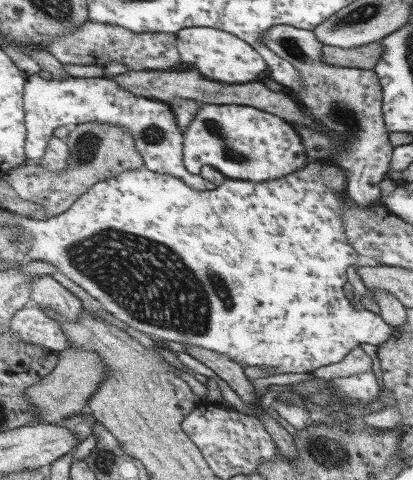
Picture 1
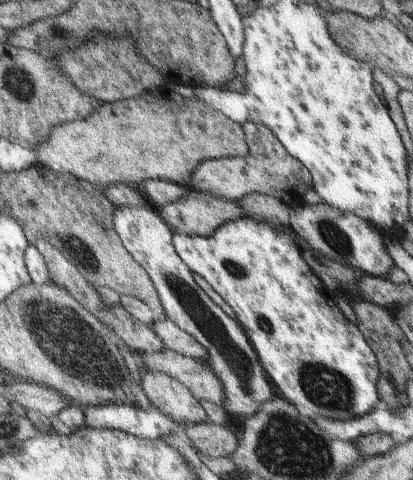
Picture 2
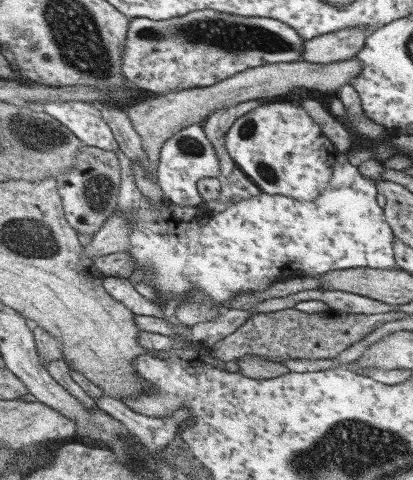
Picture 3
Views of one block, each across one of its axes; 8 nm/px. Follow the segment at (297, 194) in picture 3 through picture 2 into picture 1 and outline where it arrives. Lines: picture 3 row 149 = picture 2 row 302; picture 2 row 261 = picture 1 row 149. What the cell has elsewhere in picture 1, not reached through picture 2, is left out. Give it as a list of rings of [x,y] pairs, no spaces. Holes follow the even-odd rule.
[[[197,102],[197,112],[191,114],[189,126],[183,130],[183,158],[187,158],[187,170],[199,174],[203,166],[219,170],[223,176],[245,182],[265,182],[283,178],[297,172],[303,166],[305,154],[301,138],[295,128],[279,116],[261,112],[251,106],[217,106]]]

